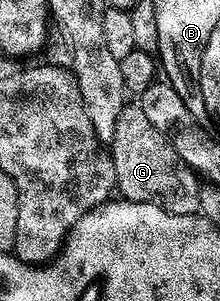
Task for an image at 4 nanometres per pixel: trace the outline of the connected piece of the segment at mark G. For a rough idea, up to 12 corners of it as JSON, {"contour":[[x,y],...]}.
{"contour":[[138,104],[110,153],[116,190],[171,214],[200,214],[201,179]]}

